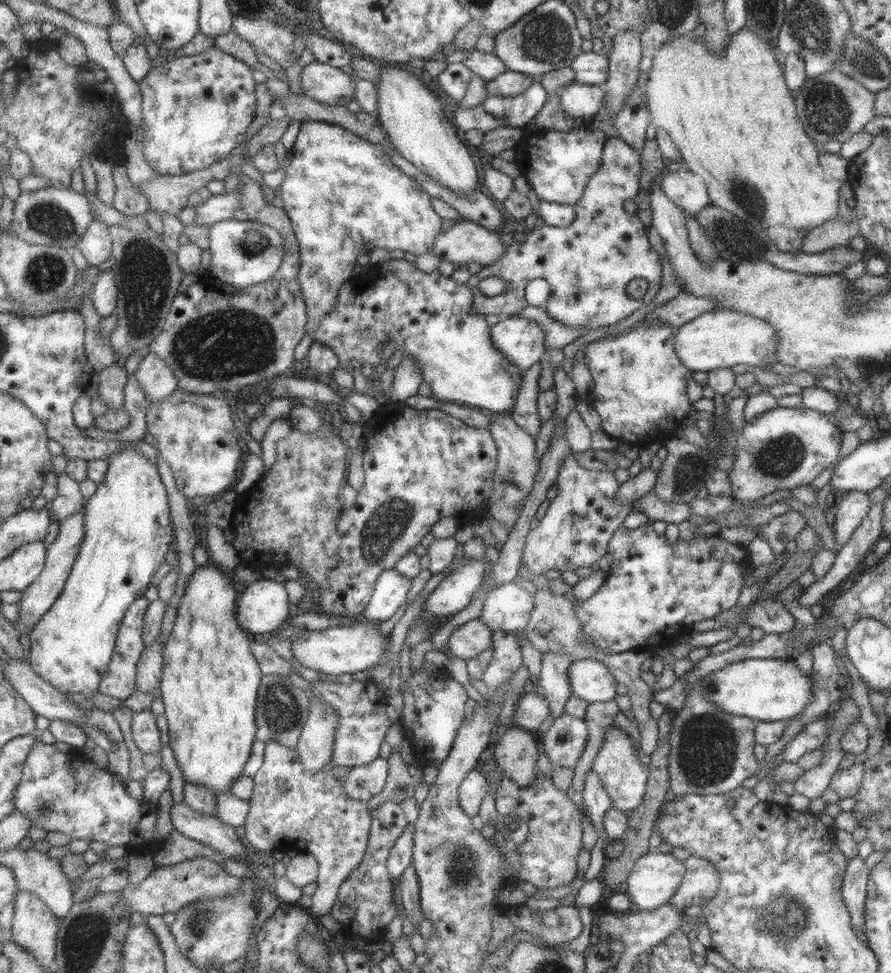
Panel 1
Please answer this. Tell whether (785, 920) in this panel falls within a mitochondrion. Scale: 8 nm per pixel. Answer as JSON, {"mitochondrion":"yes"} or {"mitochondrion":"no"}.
{"mitochondrion":"yes"}

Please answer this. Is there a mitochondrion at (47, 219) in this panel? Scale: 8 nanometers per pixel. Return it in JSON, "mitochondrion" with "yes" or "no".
{"mitochondrion":"yes"}

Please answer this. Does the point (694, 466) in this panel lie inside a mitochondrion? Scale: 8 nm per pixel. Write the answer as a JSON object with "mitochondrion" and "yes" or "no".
{"mitochondrion":"yes"}

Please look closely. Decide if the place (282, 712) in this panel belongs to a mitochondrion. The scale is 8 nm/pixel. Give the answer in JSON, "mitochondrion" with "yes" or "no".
{"mitochondrion":"yes"}

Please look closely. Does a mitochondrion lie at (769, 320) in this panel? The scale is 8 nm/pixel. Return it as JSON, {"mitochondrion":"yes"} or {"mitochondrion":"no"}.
{"mitochondrion":"no"}

